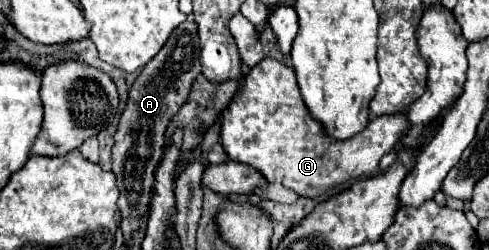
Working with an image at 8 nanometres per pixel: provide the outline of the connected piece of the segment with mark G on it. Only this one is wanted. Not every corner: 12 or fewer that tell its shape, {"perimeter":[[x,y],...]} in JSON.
{"perimeter":[[264,58],[220,120],[230,160],[318,198],[376,172],[412,128],[350,140],[308,112],[294,68]]}

